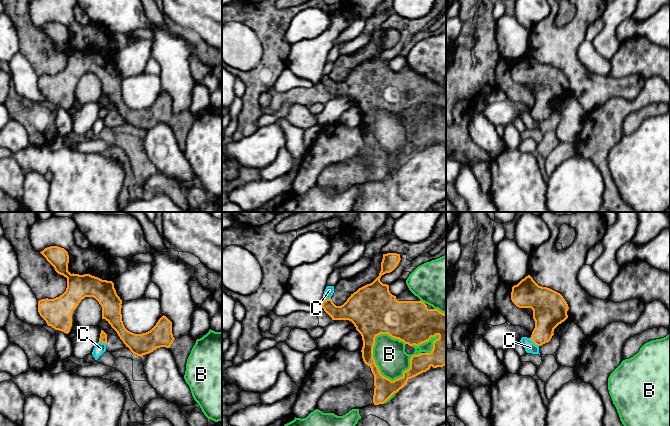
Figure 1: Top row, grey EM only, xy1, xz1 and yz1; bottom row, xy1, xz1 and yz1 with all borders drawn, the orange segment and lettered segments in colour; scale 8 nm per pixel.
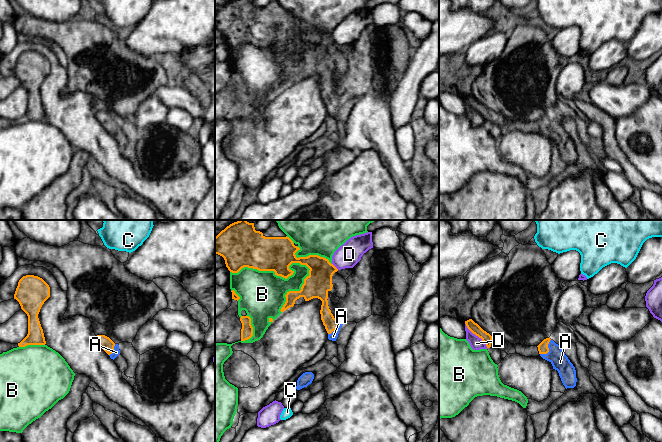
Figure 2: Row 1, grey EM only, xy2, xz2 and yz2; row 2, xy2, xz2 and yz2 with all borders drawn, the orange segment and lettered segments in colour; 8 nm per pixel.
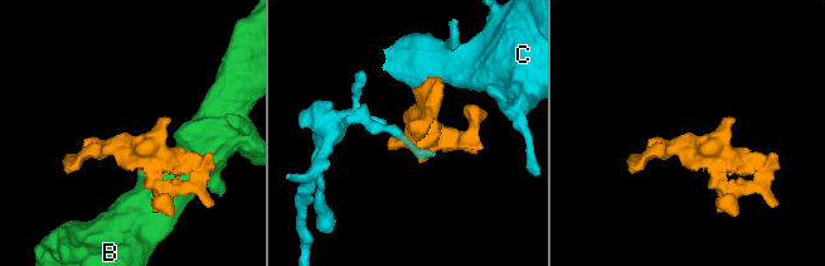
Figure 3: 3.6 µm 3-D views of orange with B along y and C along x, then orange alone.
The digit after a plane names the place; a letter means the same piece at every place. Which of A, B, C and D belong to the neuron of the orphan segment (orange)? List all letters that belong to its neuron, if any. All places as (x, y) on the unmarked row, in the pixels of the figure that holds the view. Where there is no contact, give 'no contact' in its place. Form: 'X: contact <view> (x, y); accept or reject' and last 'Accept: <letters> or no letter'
A: contact yz2 (548, 125); accept
B: contact xz2 (275, 49); reject
C: contact yz1 (533, 118); reject
D: contact yz2 (476, 111); reject
Accept: A

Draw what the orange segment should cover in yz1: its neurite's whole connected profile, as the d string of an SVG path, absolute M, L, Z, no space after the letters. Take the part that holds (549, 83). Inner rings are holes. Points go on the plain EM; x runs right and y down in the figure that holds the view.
M530 51L512 63L511 76L519 84L533 86L535 104L530 114L537 122L549 118L554 105L568 94L569 83L563 72L539 62Z

